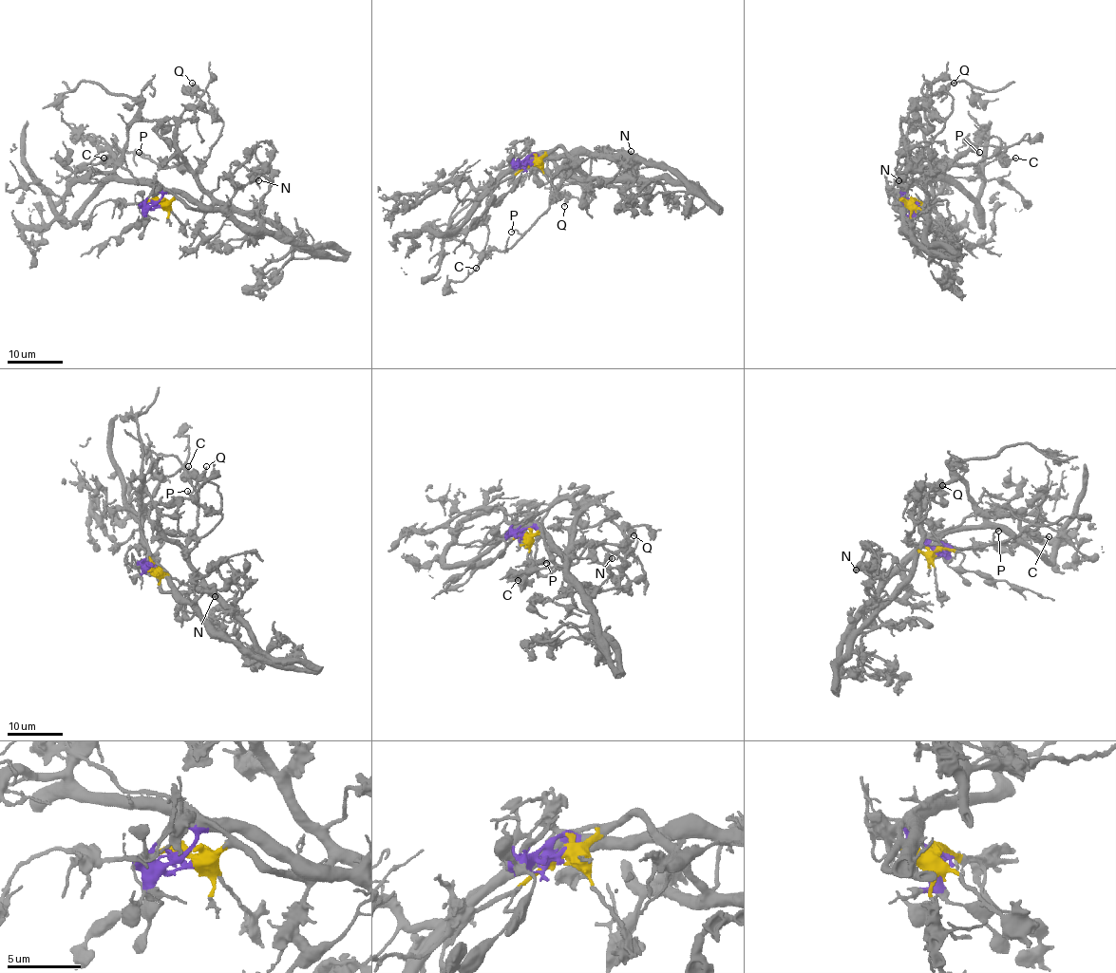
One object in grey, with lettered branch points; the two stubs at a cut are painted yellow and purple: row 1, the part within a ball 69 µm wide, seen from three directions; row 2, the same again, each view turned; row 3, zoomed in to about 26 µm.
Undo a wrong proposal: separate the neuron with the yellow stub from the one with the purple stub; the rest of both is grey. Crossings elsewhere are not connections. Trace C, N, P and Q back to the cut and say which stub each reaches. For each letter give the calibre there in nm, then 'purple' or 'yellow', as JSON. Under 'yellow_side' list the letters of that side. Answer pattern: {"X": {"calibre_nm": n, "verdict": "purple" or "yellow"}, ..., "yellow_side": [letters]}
{"C": {"calibre_nm": 180, "verdict": "purple"}, "N": {"calibre_nm": 200, "verdict": "purple"}, "P": {"calibre_nm": 160, "verdict": "yellow"}, "Q": {"calibre_nm": 160, "verdict": "yellow"}, "yellow_side": ["P", "Q"]}

